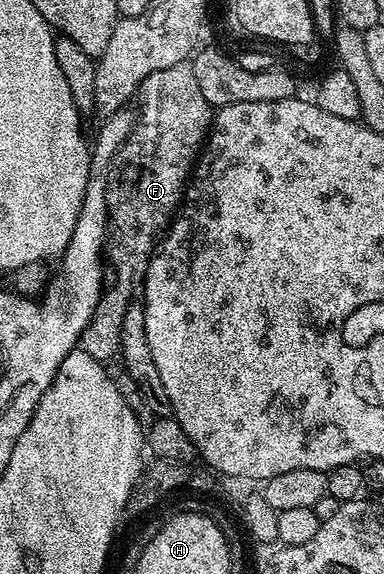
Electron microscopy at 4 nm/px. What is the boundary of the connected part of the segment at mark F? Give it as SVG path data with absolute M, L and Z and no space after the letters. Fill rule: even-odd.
M188 63L166 67L162 71L146 75L146 79L140 85L139 101L140 109L138 108L135 114L135 125L120 150L114 155L112 170L106 183L110 261L111 264L112 261L116 264L116 286L112 290L109 288L106 295L101 296L96 314L82 338L82 352L90 355L90 359L101 363L108 363L111 357L113 360L120 356L122 319L126 319L126 311L141 296L148 262L156 252L162 234L171 226L174 214L182 204L185 188L211 130L214 116L214 107L206 103L198 83L194 80L191 64Z

